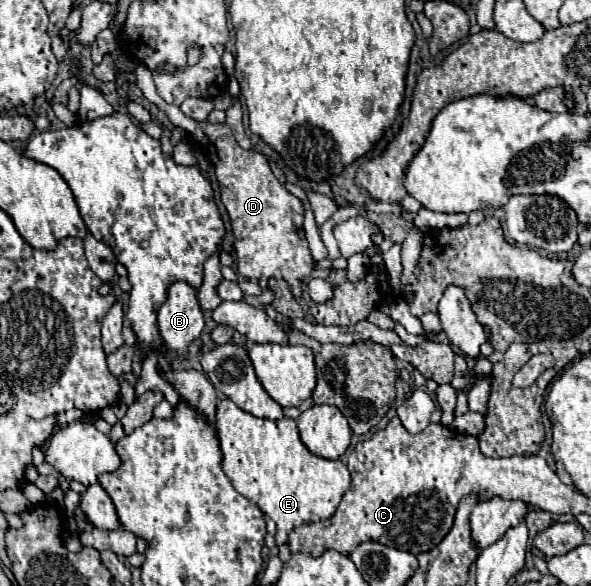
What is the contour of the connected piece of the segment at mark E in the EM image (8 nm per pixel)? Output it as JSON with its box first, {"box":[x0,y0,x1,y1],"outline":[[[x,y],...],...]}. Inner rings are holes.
{"box":[215,397,351,545],"outline":[[[225,397],[217,405],[215,429],[223,453],[221,467],[225,475],[241,495],[277,523],[277,545],[287,543],[287,535],[295,525],[329,519],[351,487],[347,467],[341,461],[313,455],[299,439],[293,419],[259,419]]]}

